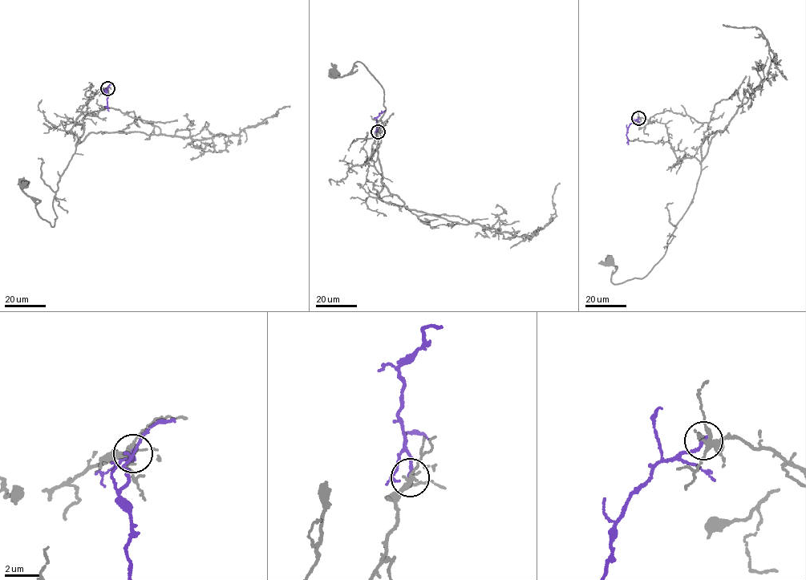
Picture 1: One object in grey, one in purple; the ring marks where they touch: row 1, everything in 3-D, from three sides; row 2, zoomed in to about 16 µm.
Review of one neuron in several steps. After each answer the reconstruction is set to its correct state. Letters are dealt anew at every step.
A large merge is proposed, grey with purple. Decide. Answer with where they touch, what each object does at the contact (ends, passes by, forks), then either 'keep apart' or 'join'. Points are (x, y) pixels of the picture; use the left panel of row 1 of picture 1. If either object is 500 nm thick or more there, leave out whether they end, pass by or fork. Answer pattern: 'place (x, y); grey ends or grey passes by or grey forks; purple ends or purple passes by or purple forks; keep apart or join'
place (107, 88); grey forks; purple ends; keep apart

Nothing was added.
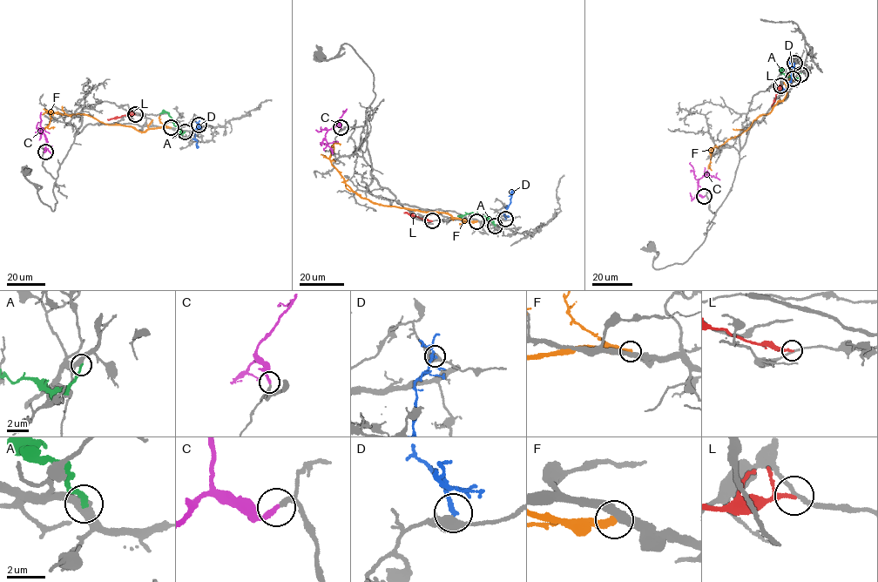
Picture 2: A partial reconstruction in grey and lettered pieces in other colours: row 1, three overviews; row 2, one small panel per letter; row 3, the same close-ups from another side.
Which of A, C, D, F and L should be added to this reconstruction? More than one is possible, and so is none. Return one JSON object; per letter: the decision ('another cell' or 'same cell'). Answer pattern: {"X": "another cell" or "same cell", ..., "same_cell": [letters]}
{"A": "another cell", "C": "same cell", "D": "another cell", "F": "another cell", "L": "another cell", "same_cell": ["C"]}

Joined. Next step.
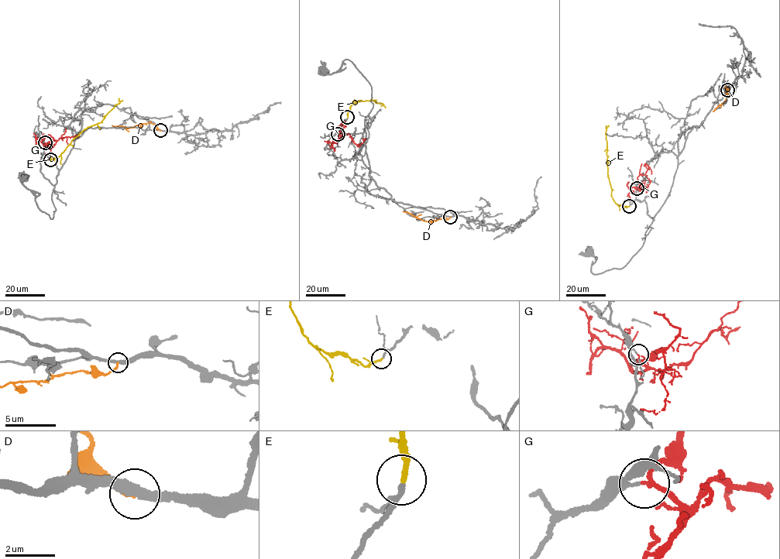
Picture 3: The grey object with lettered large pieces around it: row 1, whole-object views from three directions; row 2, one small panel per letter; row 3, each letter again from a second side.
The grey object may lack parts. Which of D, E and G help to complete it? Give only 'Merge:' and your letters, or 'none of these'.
Merge: E

